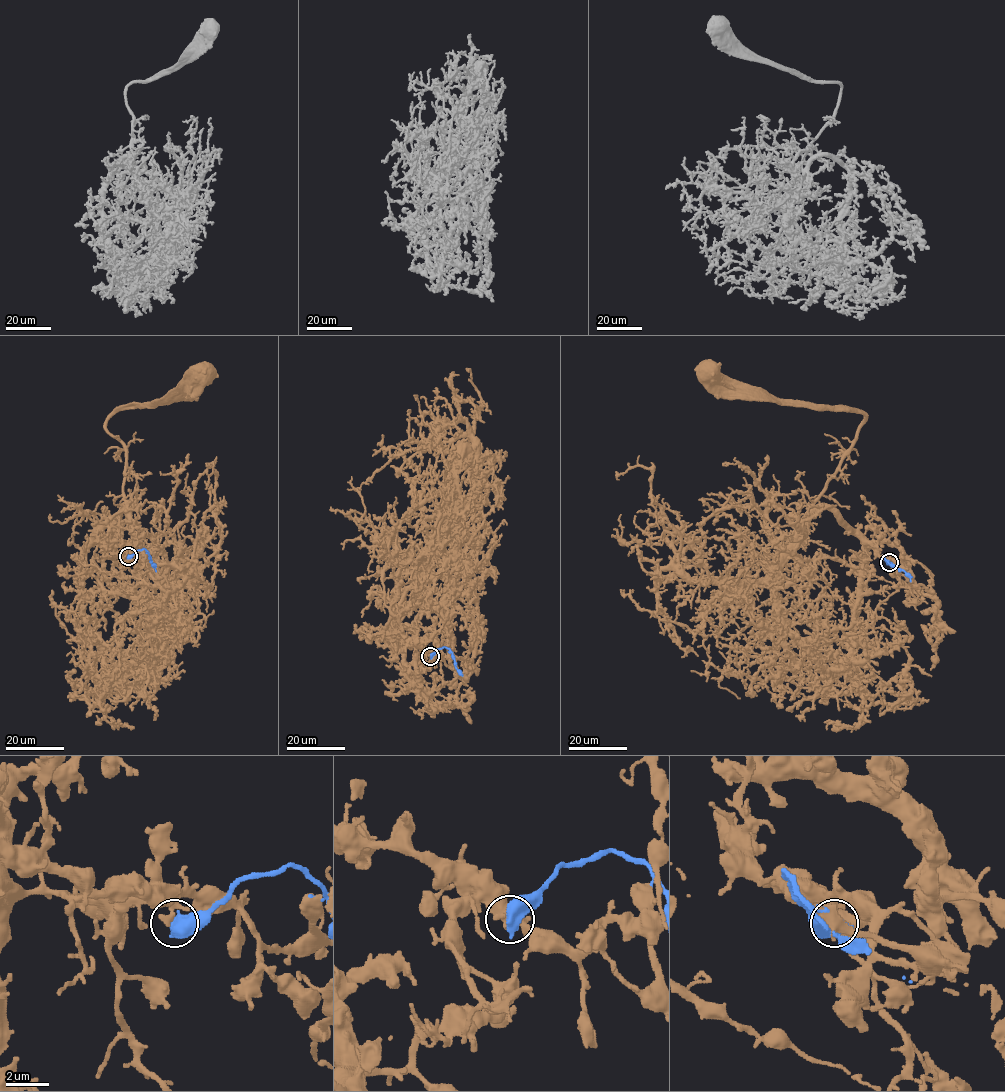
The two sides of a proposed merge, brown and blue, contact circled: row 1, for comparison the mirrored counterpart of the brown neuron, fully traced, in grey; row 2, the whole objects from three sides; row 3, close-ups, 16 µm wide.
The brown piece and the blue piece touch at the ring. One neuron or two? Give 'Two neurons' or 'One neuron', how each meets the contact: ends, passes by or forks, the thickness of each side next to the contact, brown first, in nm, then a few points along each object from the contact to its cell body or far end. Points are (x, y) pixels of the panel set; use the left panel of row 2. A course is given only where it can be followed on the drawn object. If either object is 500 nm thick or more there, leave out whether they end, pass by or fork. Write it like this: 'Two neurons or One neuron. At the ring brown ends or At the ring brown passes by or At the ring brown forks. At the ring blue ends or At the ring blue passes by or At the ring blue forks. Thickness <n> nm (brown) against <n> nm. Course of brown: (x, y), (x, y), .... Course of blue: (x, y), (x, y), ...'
Two neurons. Thickness 280 nm (brown) against 800 nm. Course of brown: (127, 556), (106, 549), (96, 537), (125, 505), (125, 446), (105, 422), (119, 409), (161, 399), (202, 378). Course of blue: (128, 556), (143, 548), (155, 571)

